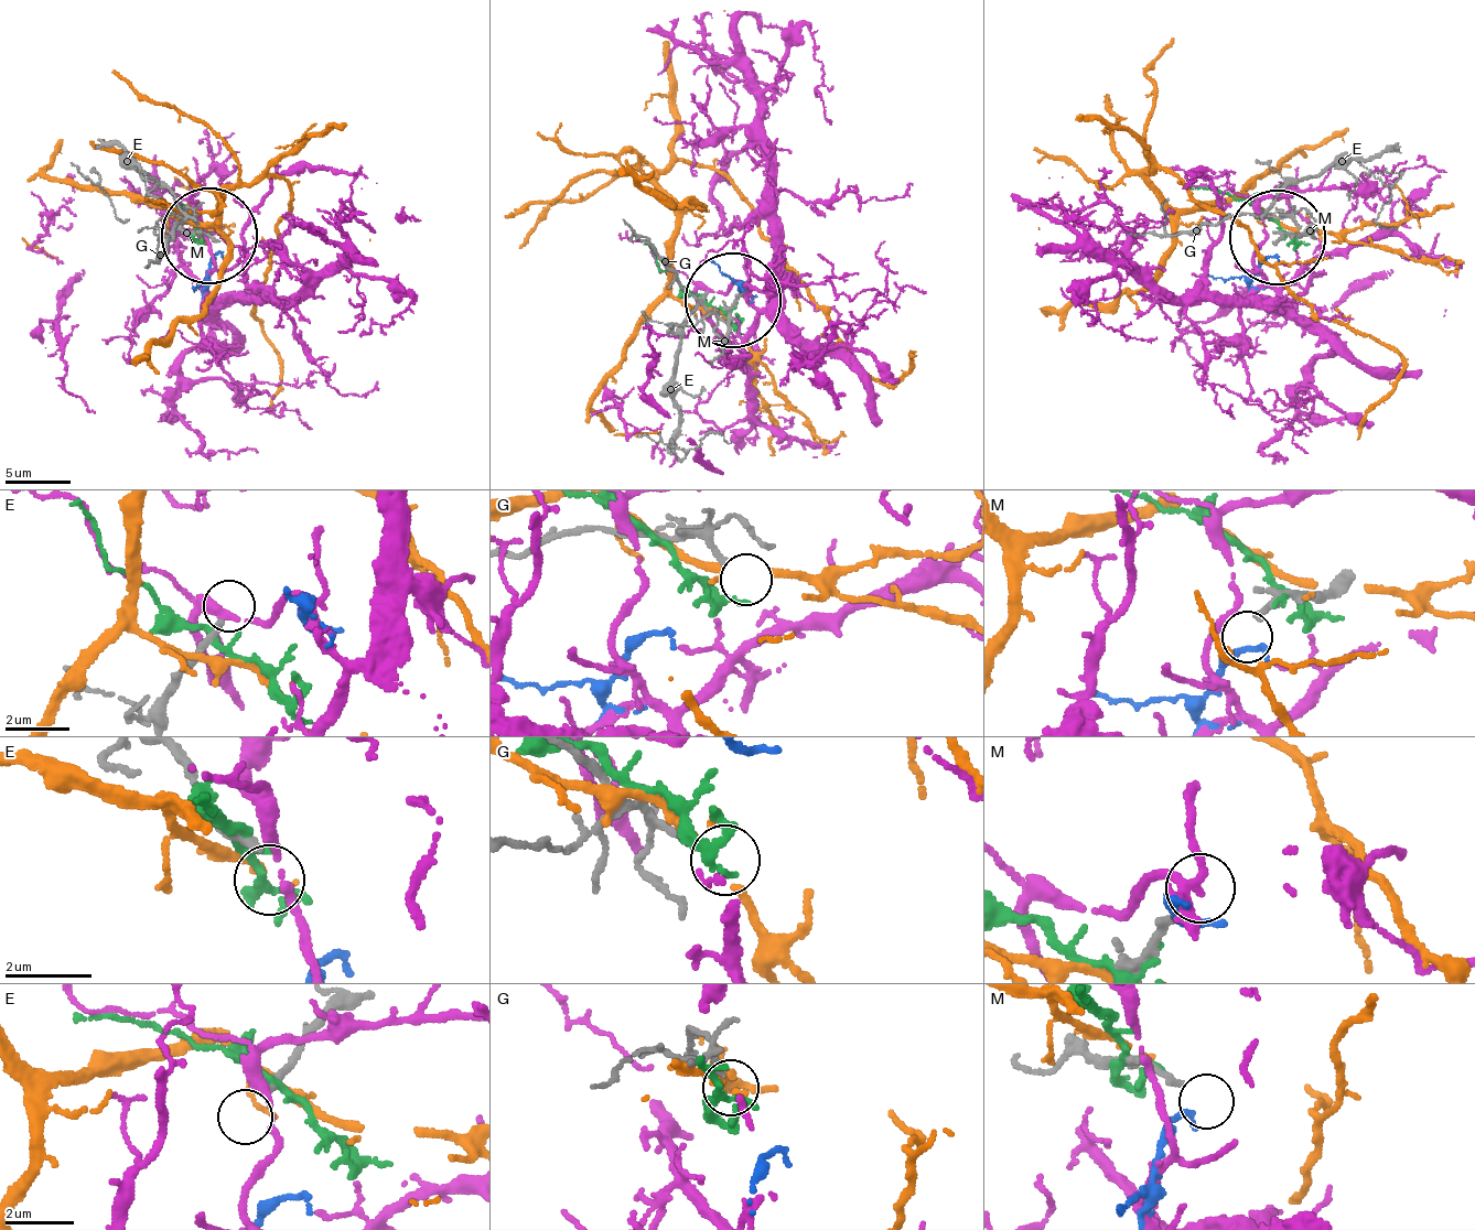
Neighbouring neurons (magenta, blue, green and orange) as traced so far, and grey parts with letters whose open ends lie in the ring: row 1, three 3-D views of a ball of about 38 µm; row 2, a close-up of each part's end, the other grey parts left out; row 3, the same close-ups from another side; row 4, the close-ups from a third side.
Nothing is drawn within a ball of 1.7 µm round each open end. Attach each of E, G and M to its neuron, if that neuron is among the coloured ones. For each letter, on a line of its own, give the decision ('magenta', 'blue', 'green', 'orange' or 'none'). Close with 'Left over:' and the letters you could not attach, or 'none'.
E: none
G: none
M: none
Left over: E, G, M

